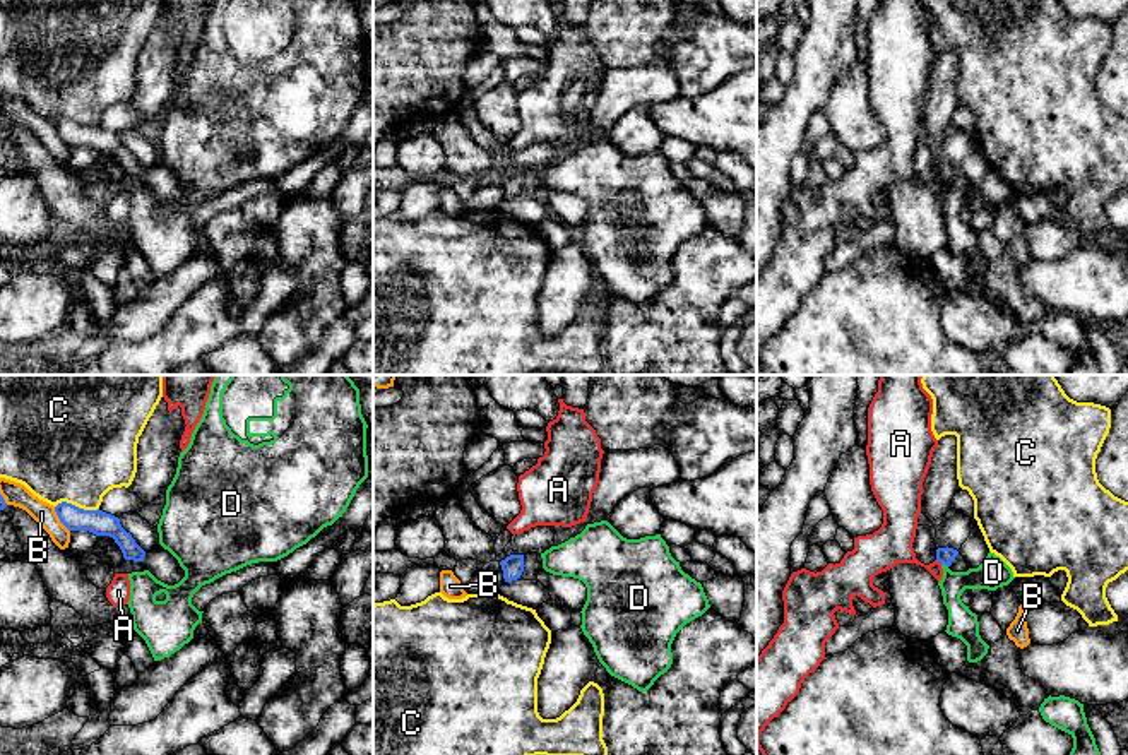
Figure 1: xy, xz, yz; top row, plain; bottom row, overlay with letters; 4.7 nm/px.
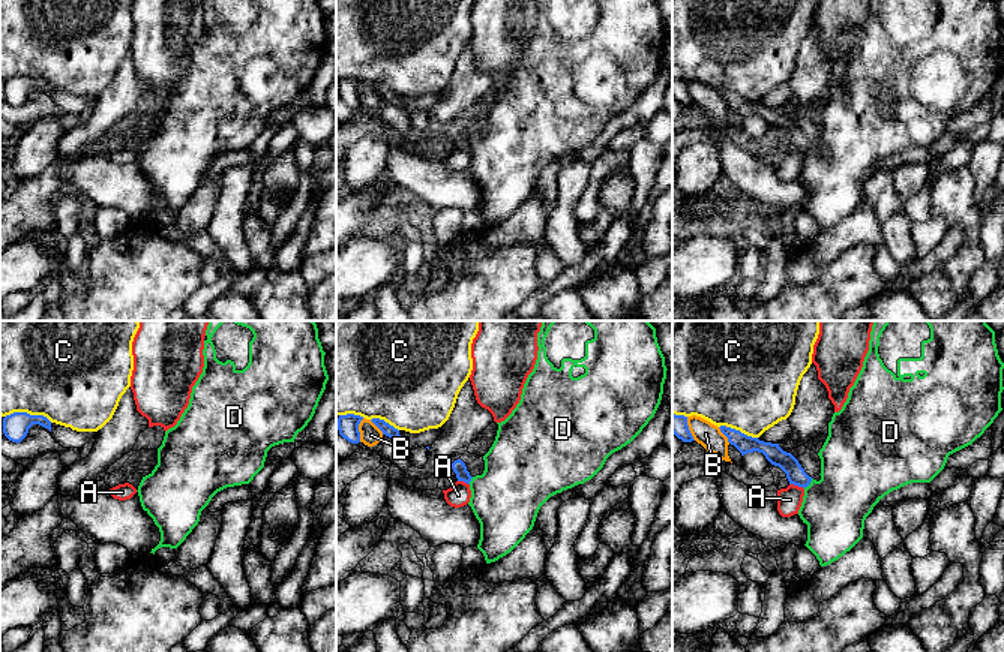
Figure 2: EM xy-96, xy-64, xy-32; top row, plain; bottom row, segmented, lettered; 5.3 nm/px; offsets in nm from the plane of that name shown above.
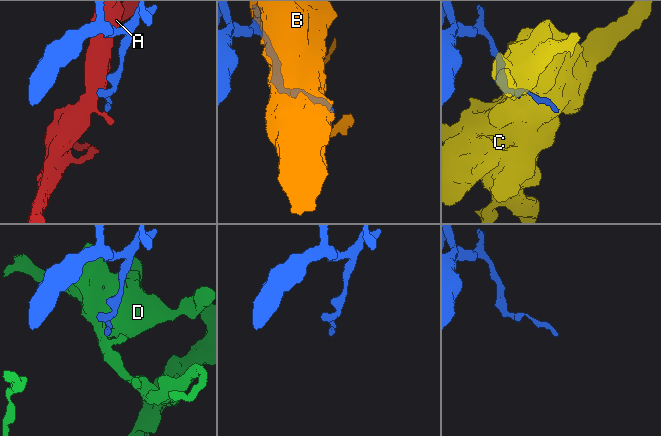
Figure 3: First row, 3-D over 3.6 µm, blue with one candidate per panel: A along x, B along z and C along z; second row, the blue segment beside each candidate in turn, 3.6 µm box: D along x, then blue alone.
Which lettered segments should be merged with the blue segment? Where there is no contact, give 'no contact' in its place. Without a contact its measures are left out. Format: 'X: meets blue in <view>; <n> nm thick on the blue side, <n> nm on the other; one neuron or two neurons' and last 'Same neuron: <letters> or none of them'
A: meets blue in yz; 80 nm thick on the blue side, 190 nm on the other; two neurons
B: meets blue in xy; 120 nm thick on the blue side, 110 nm on the other; two neurons
C: meets blue in xy; 120 nm thick on the blue side, 460 nm on the other; two neurons
D: meets blue in yz; 80 nm thick on the blue side, 150 nm on the other; two neurons
Same neuron: none of them

